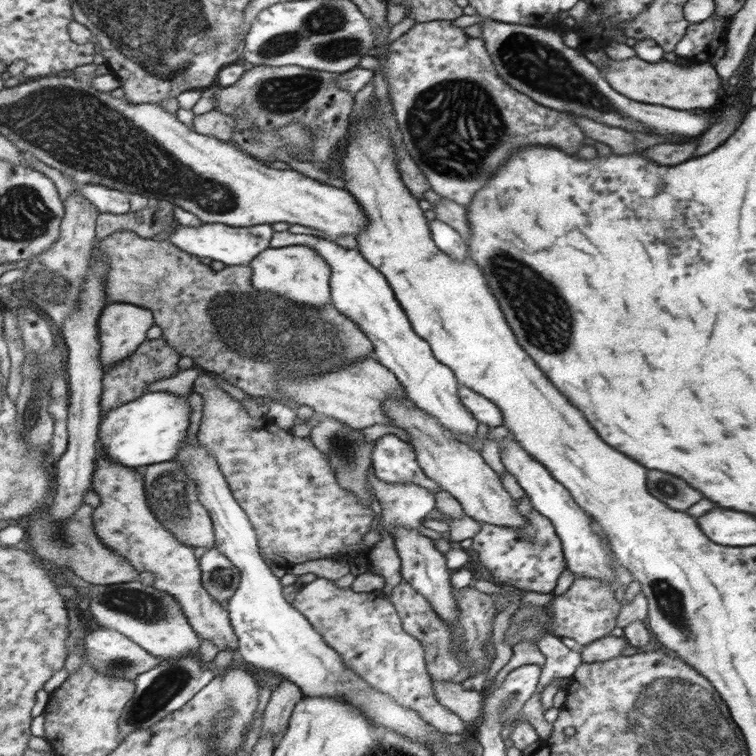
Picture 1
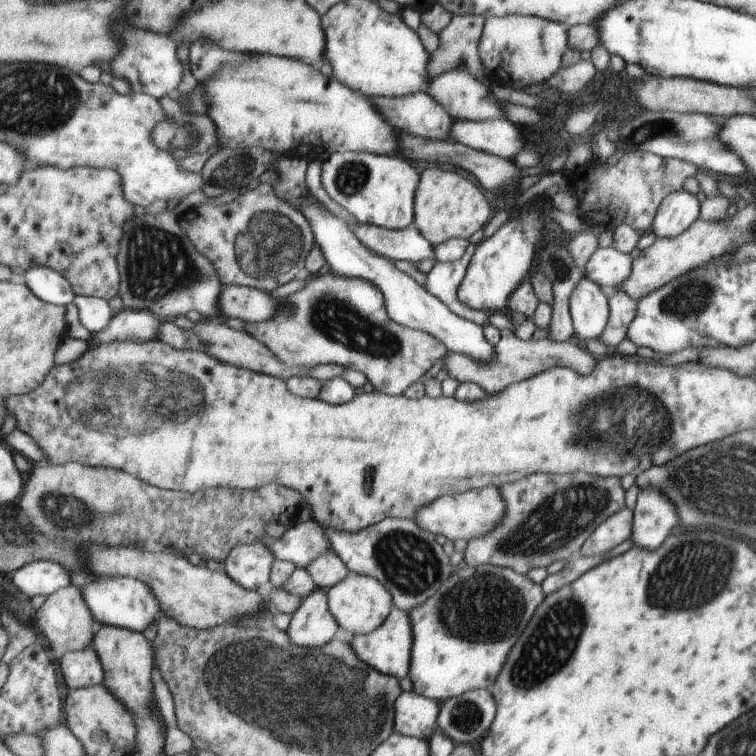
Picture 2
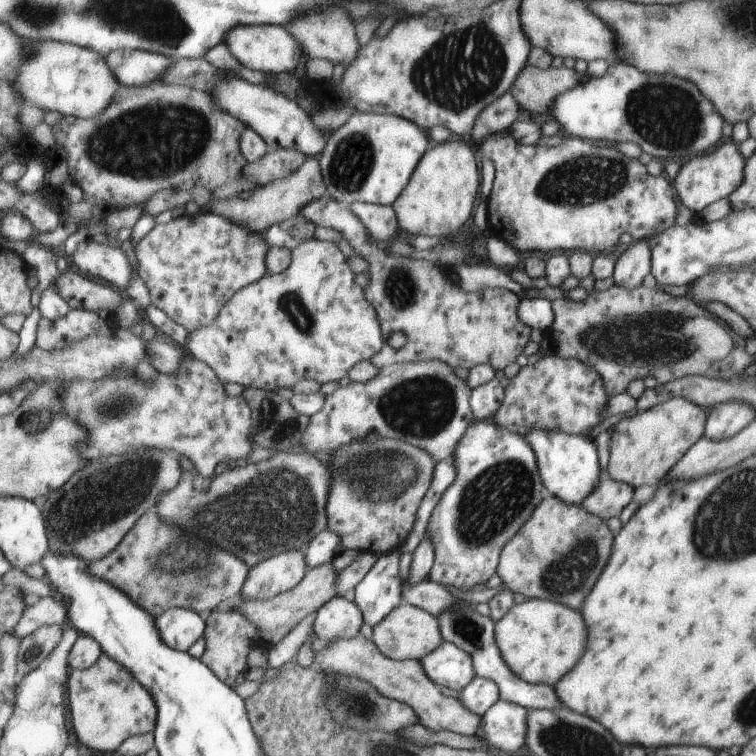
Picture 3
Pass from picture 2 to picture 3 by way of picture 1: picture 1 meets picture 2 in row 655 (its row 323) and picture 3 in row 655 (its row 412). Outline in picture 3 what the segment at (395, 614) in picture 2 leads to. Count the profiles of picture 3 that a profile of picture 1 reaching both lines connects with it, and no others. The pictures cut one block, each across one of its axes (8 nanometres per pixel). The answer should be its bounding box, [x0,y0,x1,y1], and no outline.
[421,641,476,690]

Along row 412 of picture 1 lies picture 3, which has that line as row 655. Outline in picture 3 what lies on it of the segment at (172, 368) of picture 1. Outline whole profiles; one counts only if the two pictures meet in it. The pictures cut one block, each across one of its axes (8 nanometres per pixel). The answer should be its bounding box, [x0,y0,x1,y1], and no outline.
[69,653,159,753]

